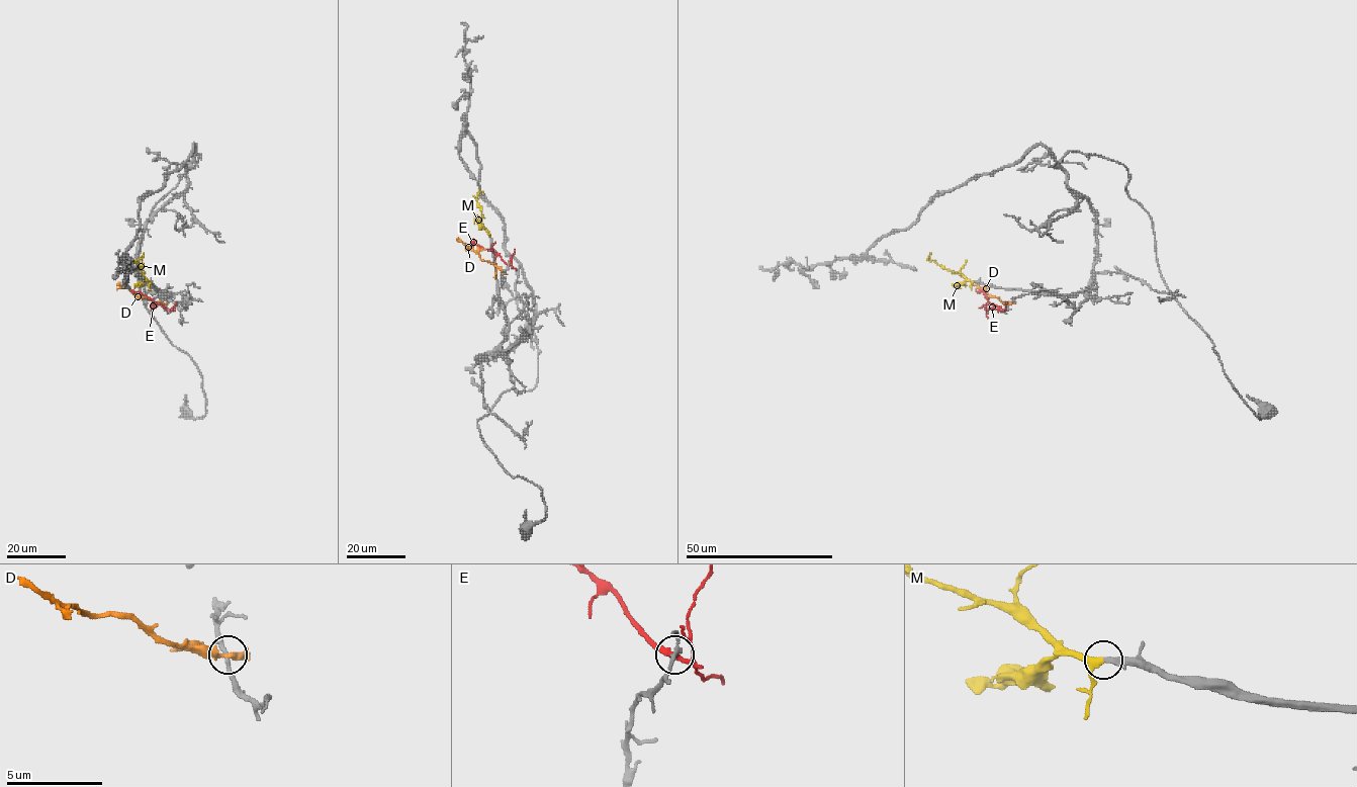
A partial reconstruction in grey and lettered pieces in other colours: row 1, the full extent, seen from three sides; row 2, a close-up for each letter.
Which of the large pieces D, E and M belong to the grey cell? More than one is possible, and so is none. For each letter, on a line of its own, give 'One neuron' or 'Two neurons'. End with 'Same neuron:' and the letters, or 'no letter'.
D: Two neurons
E: Two neurons
M: One neuron
Same neuron: M

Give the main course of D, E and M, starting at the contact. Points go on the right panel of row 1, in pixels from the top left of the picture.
D: (1007, 303), (975, 285)
E: (1002, 310), (988, 300), (982, 291), (976, 290)
M: (974, 281), (927, 260), (930, 252)

